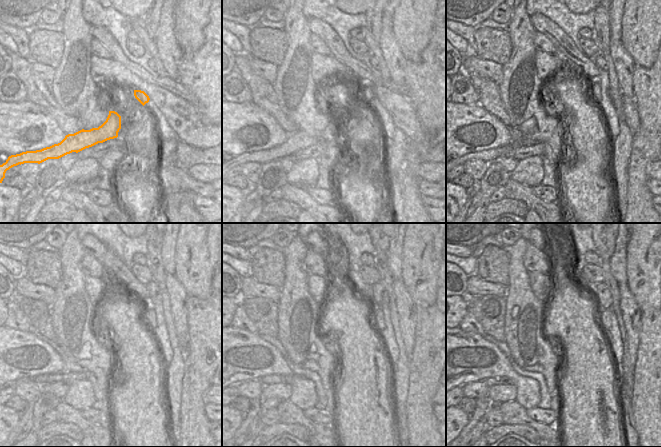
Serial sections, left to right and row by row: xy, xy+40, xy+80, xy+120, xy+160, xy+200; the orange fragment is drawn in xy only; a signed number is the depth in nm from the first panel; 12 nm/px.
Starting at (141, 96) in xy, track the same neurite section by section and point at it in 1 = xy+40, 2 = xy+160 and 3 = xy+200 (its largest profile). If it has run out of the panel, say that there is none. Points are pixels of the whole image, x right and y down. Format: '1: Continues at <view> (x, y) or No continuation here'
1: Continues at xy+40 (367, 92)
2: Continues at xy+160 (379, 321)
3: Continues at xy+200 (604, 315).

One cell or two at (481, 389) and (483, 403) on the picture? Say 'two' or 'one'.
two

